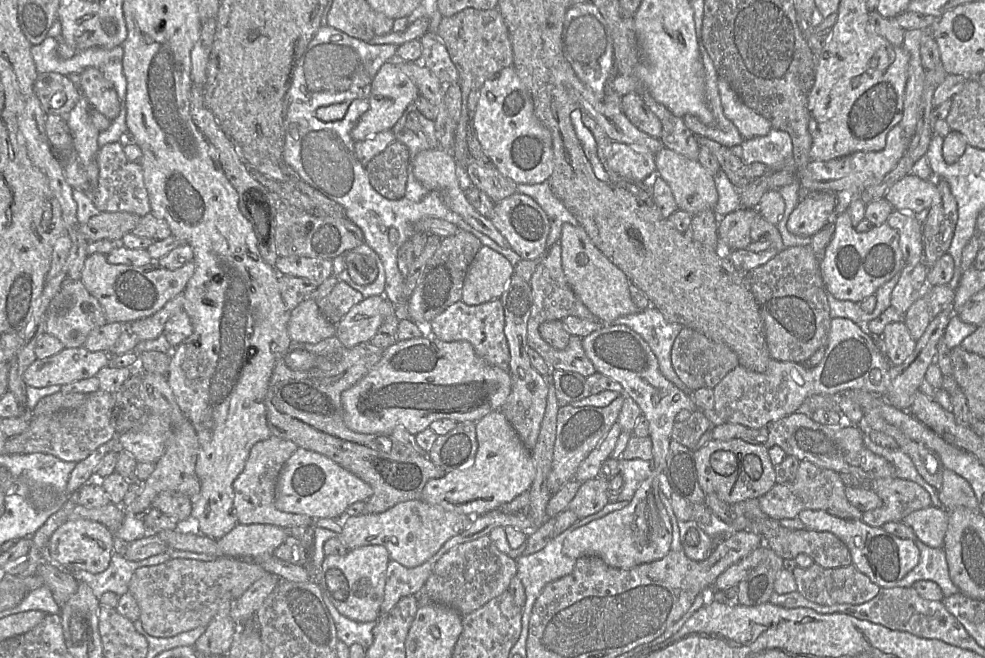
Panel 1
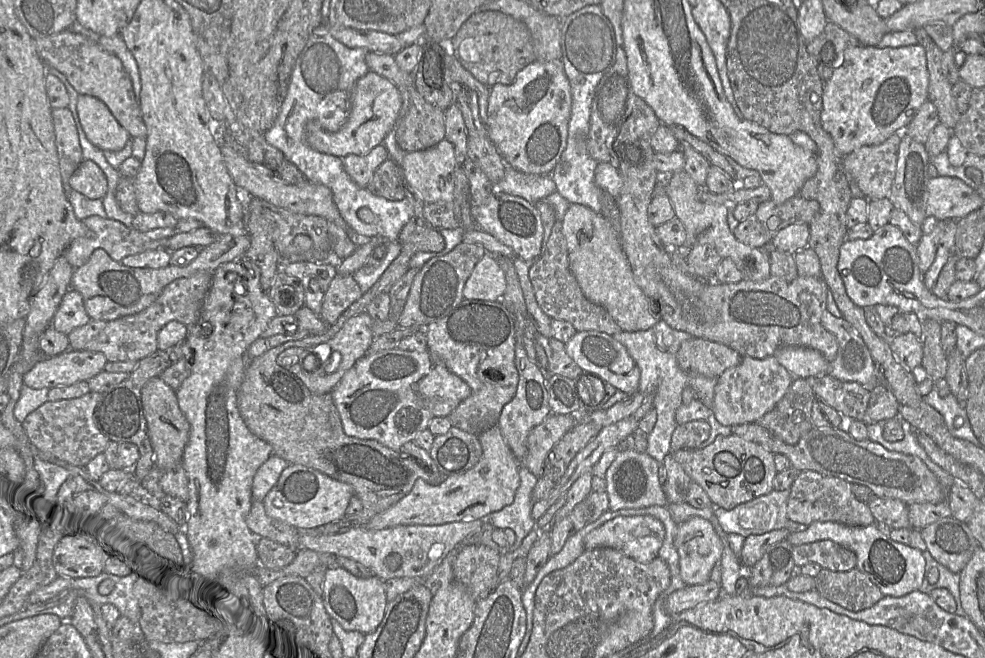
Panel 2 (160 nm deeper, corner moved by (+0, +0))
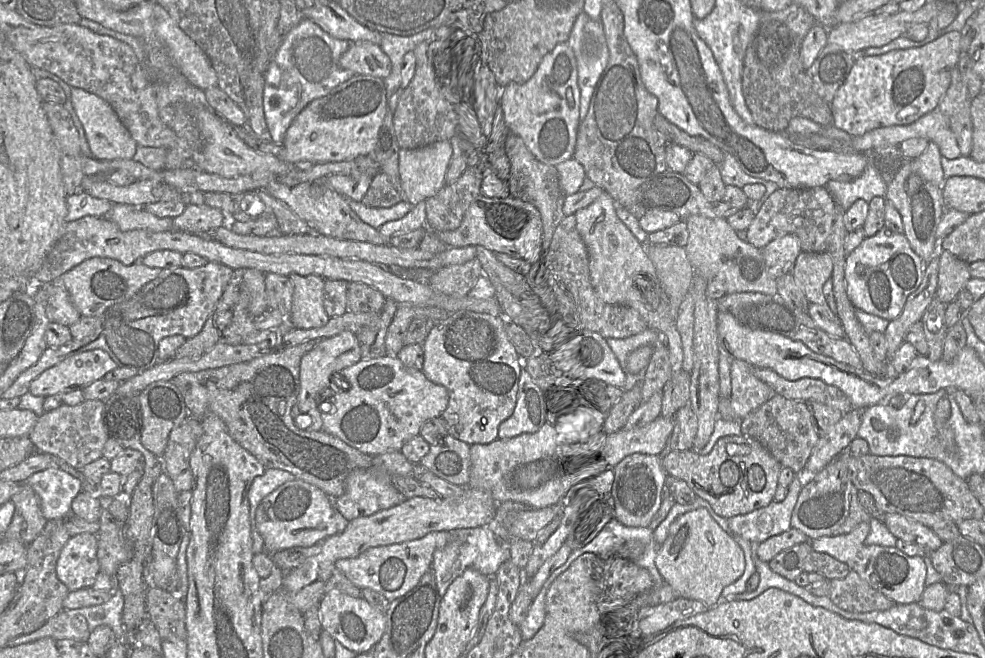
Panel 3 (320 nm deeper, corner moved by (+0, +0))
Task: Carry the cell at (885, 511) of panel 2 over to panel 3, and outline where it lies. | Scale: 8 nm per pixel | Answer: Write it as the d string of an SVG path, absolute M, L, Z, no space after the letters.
M885 513L883 522L889 531L897 538L918 544L926 554L938 549L943 541L931 527L910 519L898 513Z

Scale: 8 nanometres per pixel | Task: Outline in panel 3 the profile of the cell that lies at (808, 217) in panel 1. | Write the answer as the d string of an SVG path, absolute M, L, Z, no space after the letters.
M787 234L771 241L761 251L769 276L777 279L782 275L792 274L802 249L799 238L794 234Z

